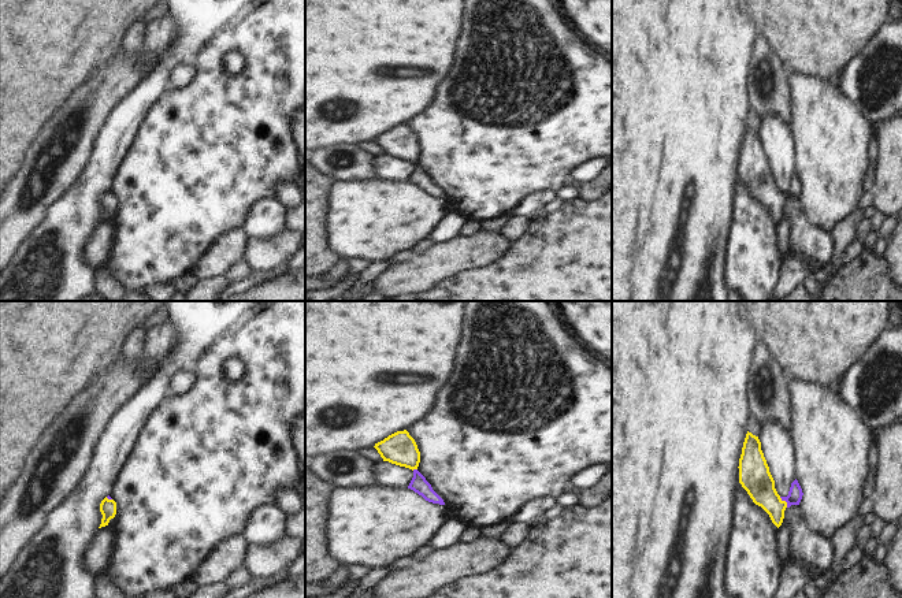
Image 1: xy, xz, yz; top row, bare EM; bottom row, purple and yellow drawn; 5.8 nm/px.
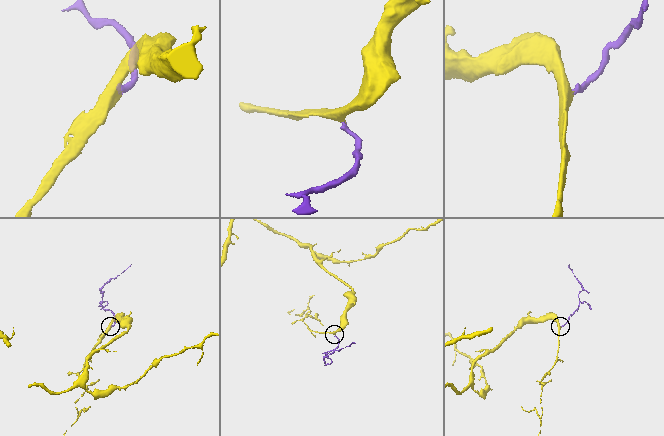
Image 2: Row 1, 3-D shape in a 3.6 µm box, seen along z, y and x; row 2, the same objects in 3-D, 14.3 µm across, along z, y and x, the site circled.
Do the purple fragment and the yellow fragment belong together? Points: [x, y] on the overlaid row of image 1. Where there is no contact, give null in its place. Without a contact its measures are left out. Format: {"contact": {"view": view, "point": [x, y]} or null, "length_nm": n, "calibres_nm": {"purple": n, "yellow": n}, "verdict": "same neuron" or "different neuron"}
{"contact": {"view": "yz", "point": [784, 500]}, "length_nm": 80, "calibres_nm": {"purple": 90, "yellow": 190}, "verdict": "same neuron"}

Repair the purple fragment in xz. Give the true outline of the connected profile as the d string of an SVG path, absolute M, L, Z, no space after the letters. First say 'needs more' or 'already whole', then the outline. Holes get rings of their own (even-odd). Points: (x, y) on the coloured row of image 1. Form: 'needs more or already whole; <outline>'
needs more; M407 430L397 431L374 446L383 461L405 467L413 471L413 478L408 489L422 495L426 501L445 505L443 499L433 490L431 484L417 471L420 463L420 452L415 439Z

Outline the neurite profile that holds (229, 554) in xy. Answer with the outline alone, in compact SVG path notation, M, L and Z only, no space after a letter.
M242 532L220 541L201 561L193 573L198 586L220 583L242 565L248 543Z

